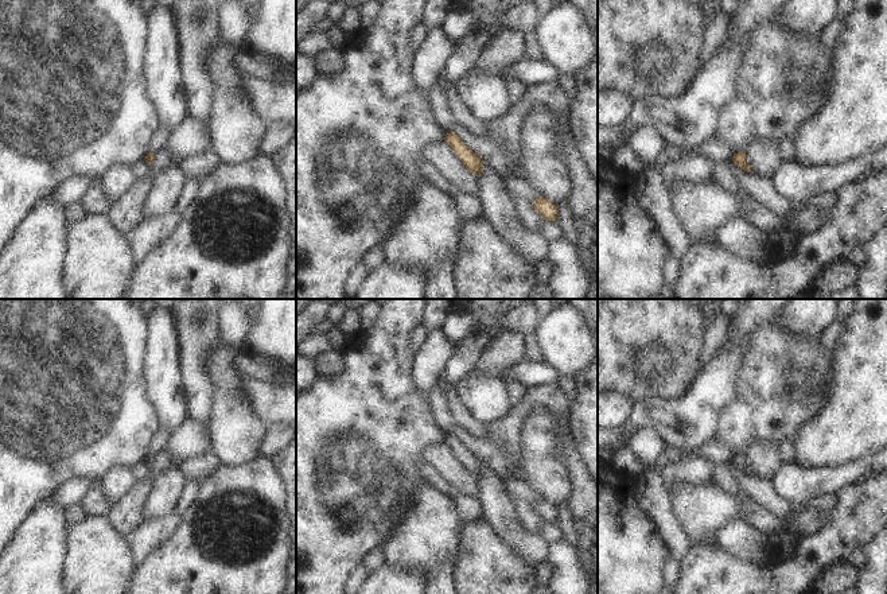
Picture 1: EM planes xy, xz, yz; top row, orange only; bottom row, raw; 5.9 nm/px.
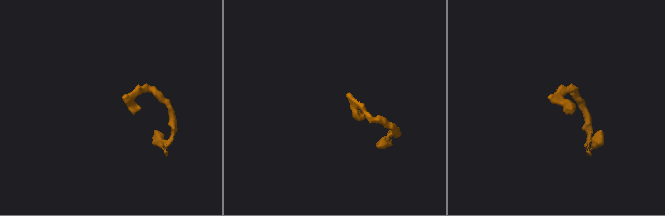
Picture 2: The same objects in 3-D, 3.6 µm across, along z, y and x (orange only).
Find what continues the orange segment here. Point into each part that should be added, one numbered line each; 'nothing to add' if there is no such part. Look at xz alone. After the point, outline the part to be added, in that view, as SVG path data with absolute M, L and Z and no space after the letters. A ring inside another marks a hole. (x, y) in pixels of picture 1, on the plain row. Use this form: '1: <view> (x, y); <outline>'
nothing to add

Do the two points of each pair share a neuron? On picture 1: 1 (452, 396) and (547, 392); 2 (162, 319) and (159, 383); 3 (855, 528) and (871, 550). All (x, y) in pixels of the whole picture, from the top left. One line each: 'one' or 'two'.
1: two
2: one
3: two

